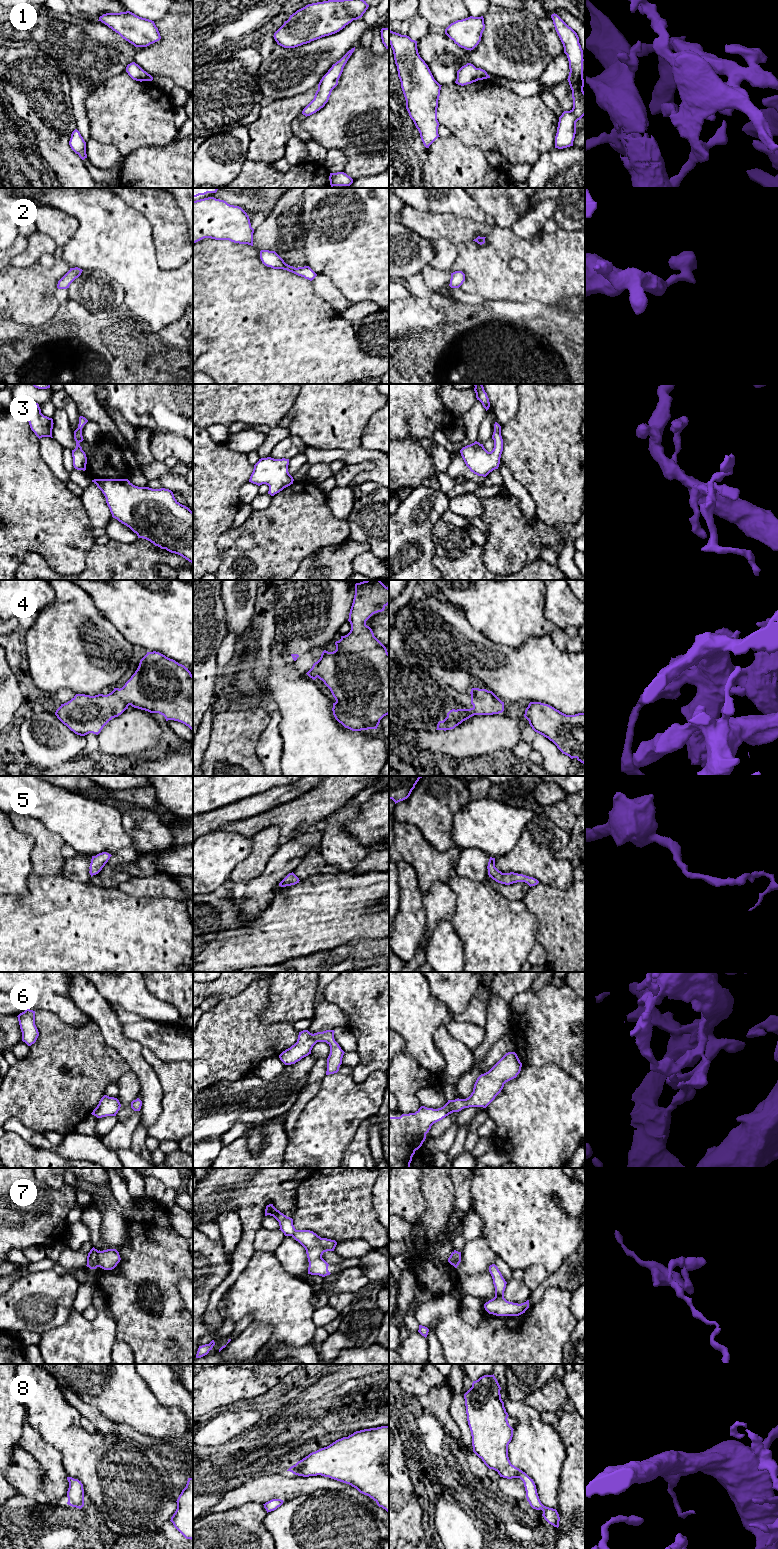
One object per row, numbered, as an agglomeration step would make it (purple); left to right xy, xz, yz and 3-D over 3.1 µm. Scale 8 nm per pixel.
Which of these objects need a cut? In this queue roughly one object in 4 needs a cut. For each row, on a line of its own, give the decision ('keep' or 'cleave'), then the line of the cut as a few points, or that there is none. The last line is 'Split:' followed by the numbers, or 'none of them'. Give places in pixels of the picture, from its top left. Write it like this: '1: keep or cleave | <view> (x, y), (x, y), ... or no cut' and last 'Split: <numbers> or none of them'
1: keep | no cut
2: keep | no cut
3: keep | no cut
4: keep | no cut
5: keep | no cut
6: keep | no cut
7: cleave | xy (99, 1251), (97, 1266)
8: keep | no cut
Split: 7

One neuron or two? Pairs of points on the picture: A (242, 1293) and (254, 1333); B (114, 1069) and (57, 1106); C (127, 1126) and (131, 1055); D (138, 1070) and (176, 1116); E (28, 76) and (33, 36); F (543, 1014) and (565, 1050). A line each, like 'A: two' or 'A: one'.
A: two
B: one
C: two
D: two
E: two
F: one

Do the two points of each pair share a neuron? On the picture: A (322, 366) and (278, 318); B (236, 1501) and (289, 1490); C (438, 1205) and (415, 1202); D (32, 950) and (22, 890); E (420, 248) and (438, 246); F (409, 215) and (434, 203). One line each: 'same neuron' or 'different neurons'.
A: same neuron
B: same neuron
C: different neurons
D: different neurons
E: different neurons
F: different neurons

